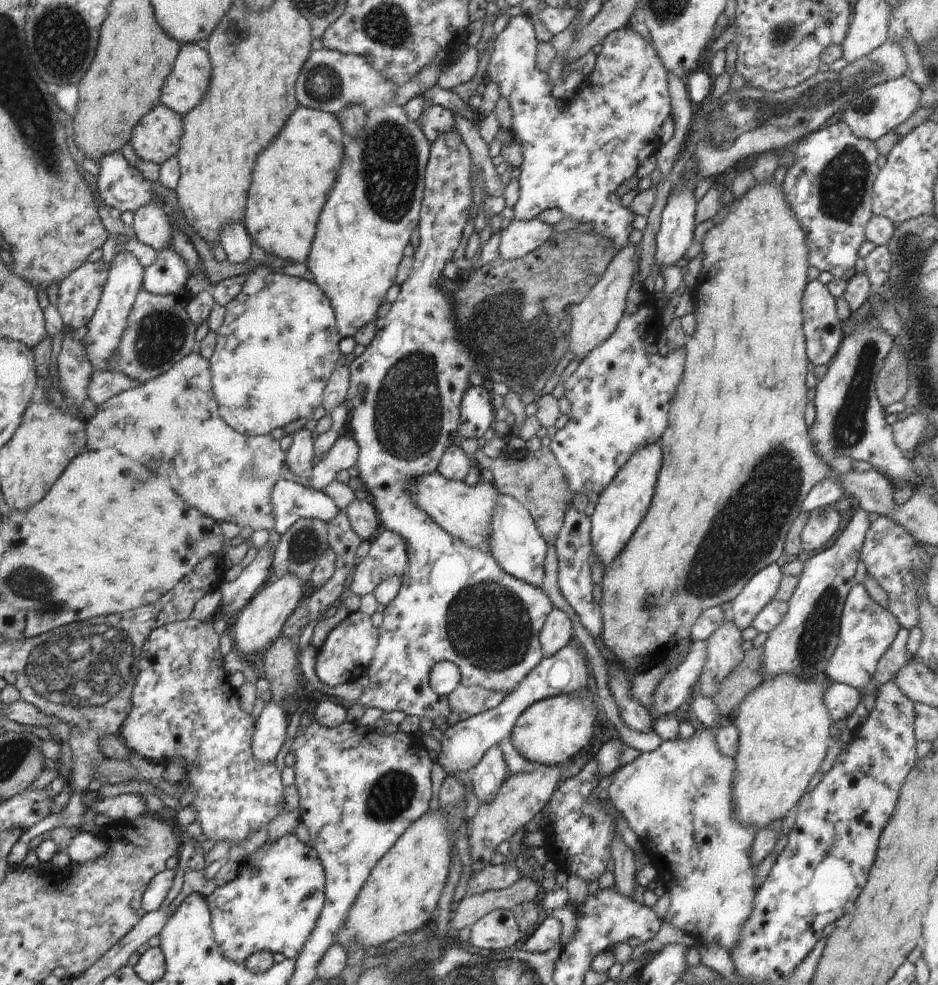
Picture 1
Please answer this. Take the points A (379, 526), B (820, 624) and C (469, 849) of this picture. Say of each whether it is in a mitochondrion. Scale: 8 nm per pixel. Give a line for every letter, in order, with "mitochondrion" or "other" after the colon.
A: other
B: mitochondrion
C: other

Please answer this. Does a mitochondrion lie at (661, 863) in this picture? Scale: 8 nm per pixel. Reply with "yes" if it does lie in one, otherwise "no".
no

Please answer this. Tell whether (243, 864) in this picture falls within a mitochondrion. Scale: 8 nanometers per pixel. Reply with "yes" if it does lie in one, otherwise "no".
no

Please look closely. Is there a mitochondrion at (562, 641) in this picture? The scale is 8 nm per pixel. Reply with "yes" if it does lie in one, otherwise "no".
no

